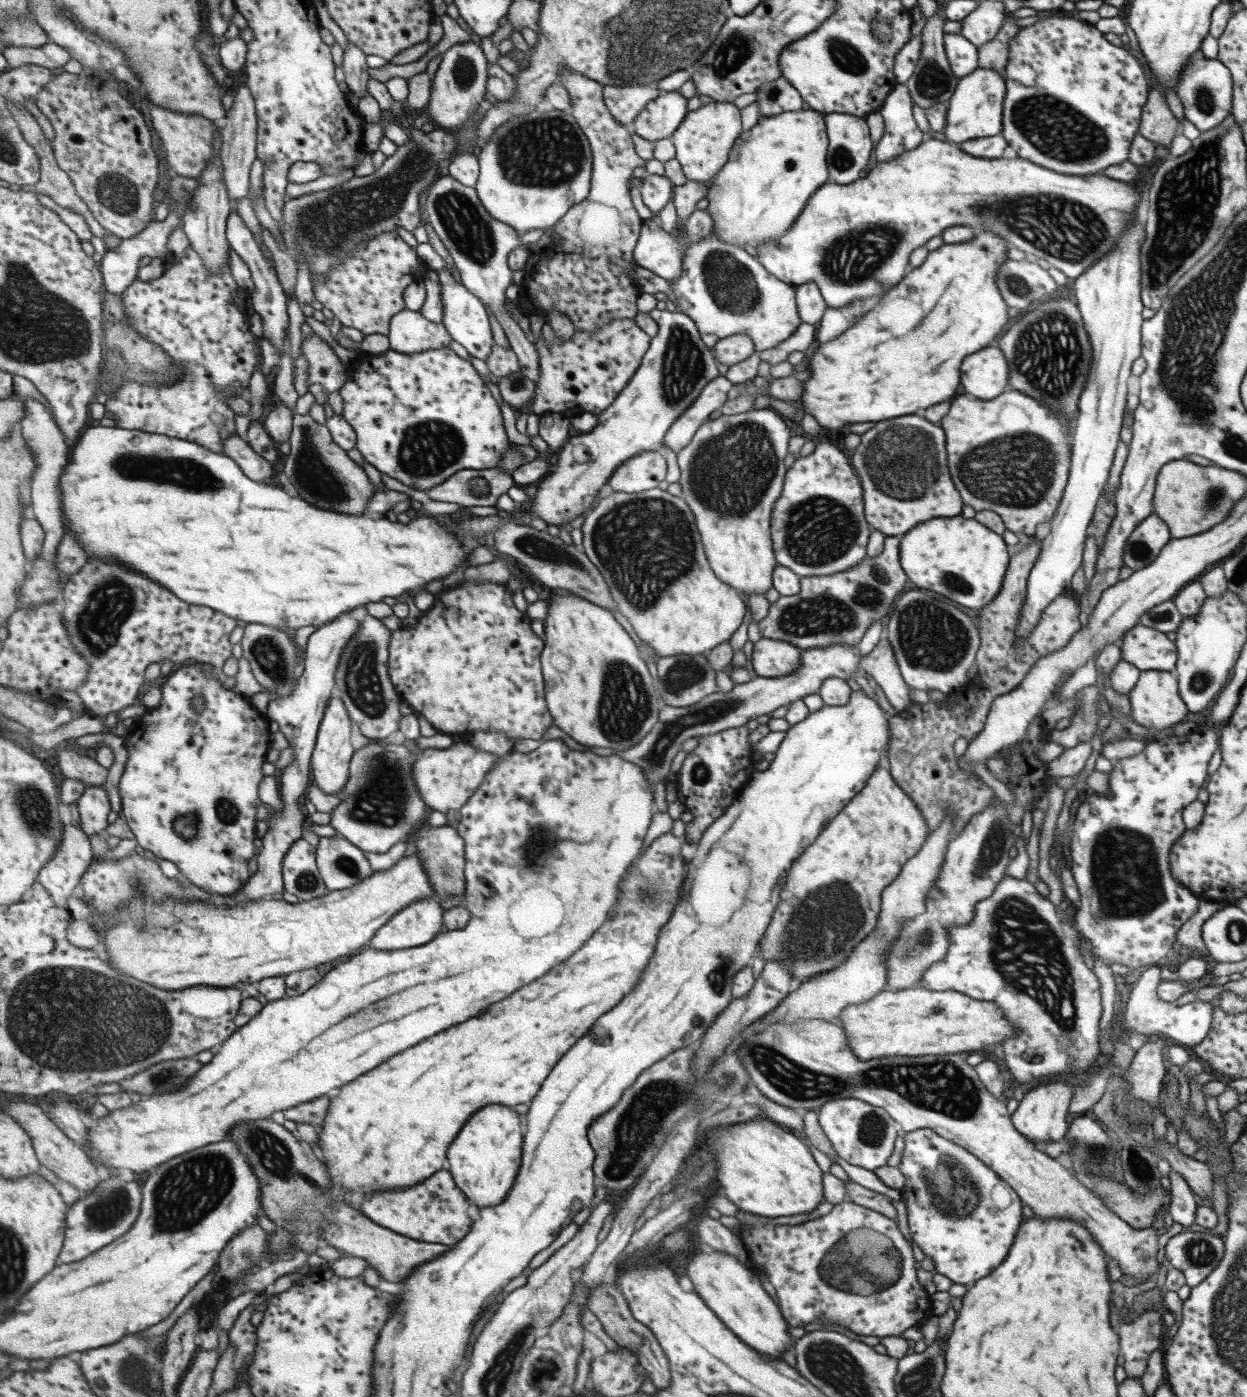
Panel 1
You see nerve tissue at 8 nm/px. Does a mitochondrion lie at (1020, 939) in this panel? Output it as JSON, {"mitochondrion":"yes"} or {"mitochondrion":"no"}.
{"mitochondrion":"yes"}

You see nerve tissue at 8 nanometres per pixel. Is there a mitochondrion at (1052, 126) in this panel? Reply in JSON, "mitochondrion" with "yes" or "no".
{"mitochondrion":"yes"}

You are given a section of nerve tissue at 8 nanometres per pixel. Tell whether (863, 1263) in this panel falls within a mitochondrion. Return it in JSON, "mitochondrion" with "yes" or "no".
{"mitochondrion":"yes"}

